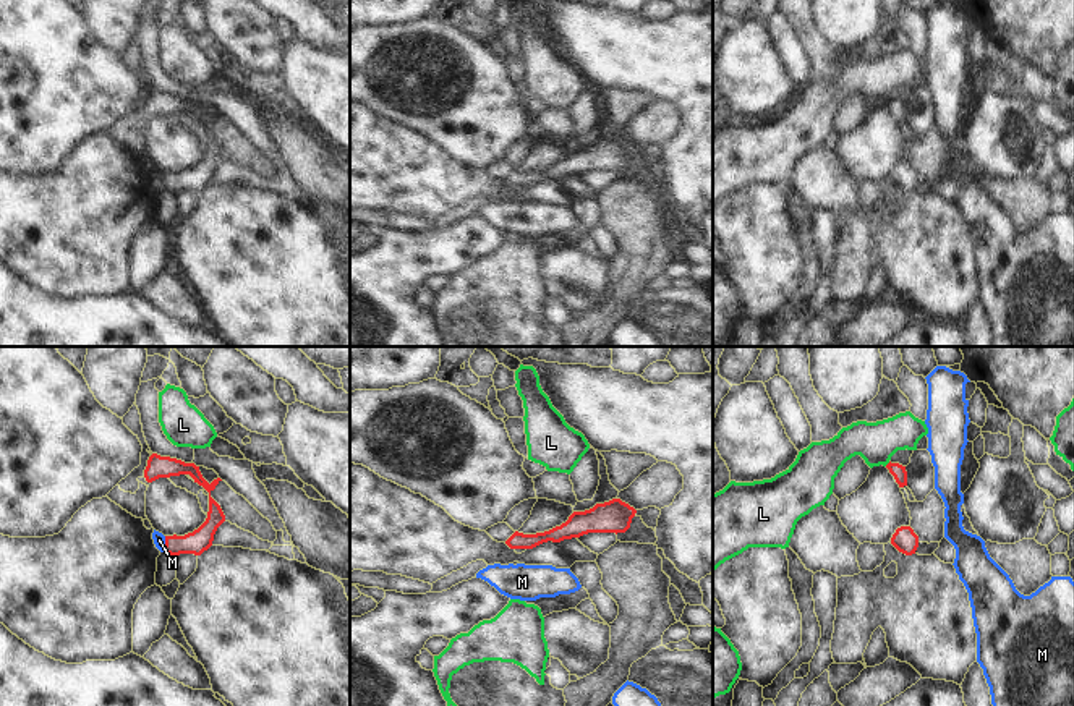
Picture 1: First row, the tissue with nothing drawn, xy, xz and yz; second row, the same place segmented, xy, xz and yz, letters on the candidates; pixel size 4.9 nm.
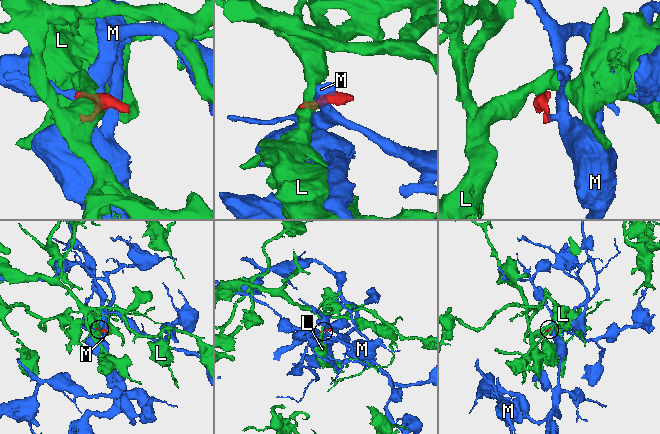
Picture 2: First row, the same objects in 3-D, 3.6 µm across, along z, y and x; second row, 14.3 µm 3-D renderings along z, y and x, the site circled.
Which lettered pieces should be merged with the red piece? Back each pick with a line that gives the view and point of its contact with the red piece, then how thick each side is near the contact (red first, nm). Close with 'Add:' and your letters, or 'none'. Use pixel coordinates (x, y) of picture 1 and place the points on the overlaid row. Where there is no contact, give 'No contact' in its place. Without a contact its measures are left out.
Add: none

